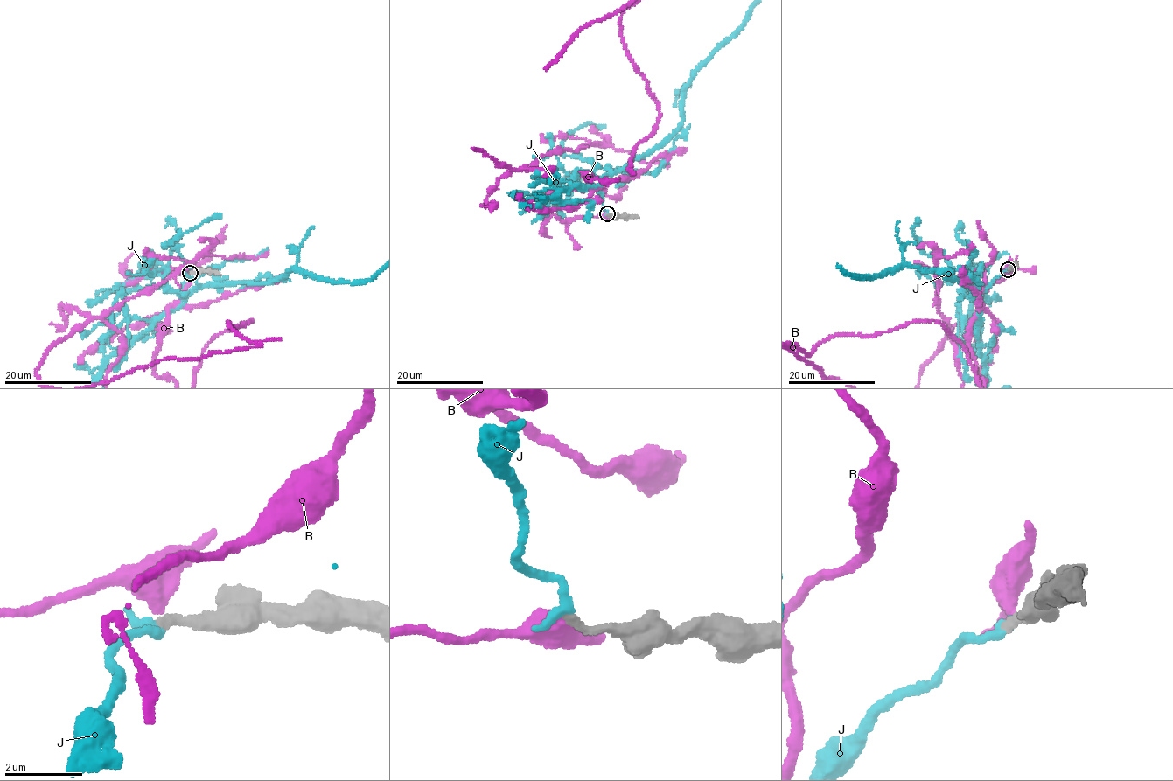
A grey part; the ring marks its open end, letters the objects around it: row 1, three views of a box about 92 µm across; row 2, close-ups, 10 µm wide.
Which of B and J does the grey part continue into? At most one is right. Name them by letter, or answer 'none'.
J

